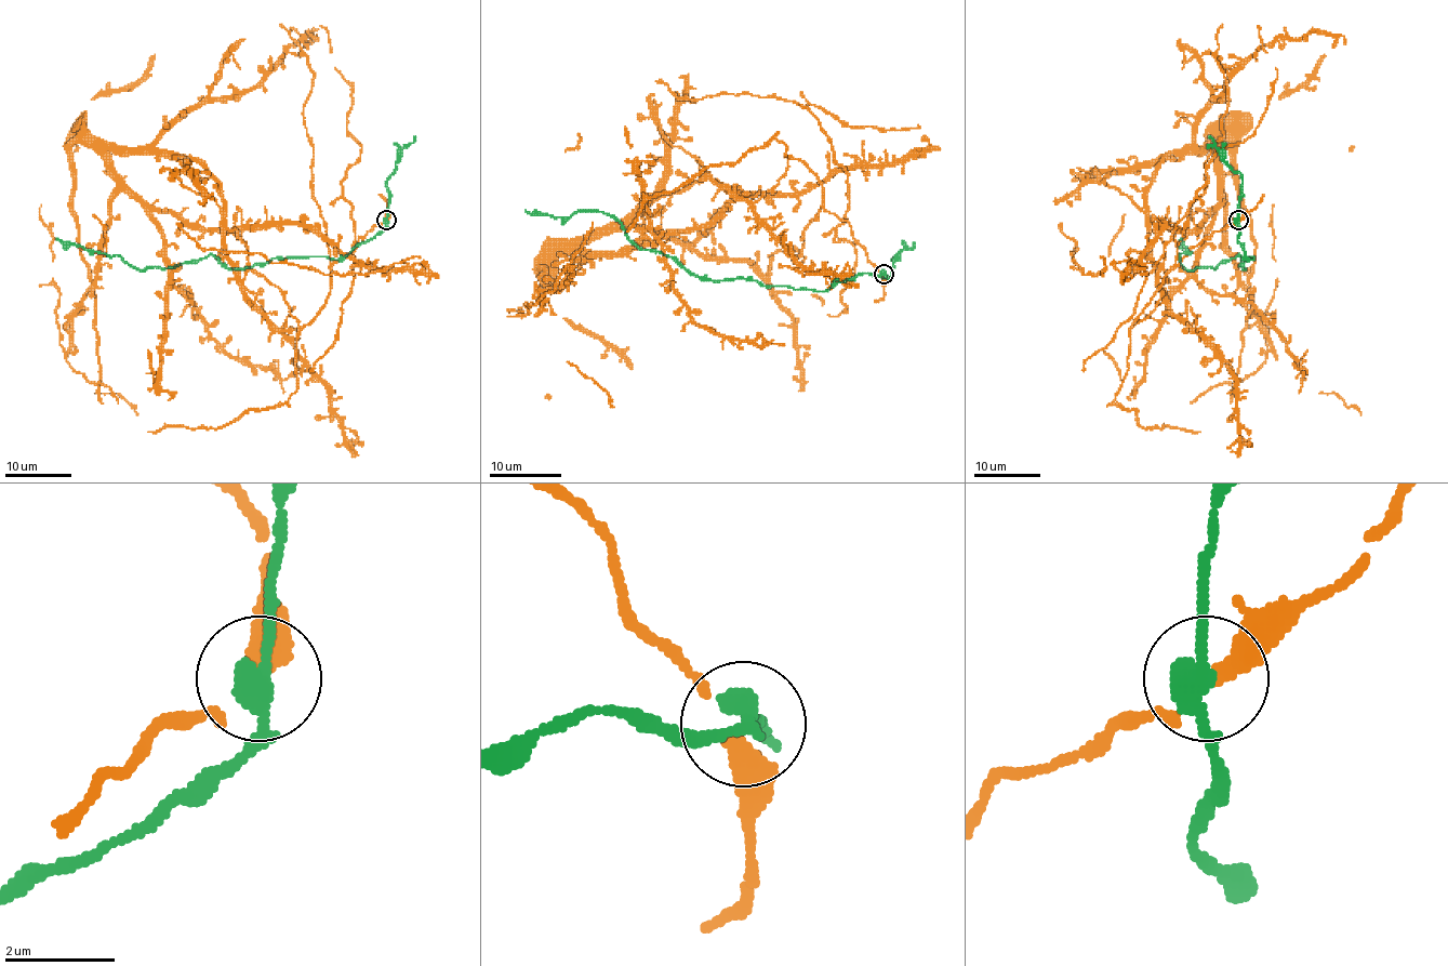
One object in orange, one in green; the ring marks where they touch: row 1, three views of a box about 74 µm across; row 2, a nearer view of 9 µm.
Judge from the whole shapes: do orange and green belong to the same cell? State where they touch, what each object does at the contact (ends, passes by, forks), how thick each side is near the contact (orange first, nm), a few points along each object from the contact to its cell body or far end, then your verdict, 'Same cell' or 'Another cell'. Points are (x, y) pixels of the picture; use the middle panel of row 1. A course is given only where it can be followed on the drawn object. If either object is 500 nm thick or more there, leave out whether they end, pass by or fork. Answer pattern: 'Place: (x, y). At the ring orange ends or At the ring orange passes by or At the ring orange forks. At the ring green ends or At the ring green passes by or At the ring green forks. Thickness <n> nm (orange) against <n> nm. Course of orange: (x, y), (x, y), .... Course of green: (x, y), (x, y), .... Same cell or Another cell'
Place: (884, 274). At the ring orange passes by. At the ring green passes by. Thickness 300 nm (orange) against 360 nm. Course of orange: (881, 275), (789, 159), (771, 189), (704, 175), (583, 248), (658, 243), (929, 146), (655, 81). Course of green: (884, 275), (864, 273), (817, 291), (752, 278), (708, 280), (639, 249), (601, 211), (559, 216), (526, 210). Another cell

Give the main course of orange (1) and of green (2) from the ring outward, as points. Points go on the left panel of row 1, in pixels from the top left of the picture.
1: (385, 220), (300, 327), (210, 174), (108, 150), (207, 229), (308, 224), (428, 272), (323, 275), (176, 223)
2: (387, 220), (339, 260), (274, 257), (225, 268), (208, 254), (137, 269), (118, 254), (56, 239)

